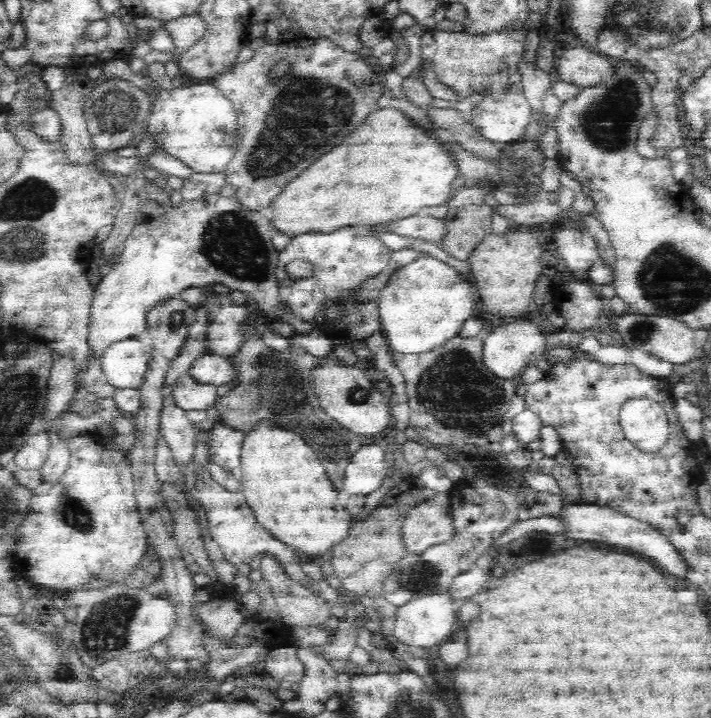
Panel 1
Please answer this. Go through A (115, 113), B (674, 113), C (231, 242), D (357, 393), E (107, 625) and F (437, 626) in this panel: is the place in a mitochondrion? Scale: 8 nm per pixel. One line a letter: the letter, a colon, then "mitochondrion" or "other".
A: mitochondrion
B: other
C: mitochondrion
D: mitochondrion
E: mitochondrion
F: other

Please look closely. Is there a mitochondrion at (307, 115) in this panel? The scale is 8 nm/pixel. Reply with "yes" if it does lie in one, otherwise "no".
yes

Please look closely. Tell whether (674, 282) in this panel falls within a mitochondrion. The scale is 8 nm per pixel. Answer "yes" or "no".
yes

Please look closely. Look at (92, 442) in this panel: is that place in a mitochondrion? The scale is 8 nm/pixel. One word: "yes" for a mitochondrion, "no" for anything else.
no

